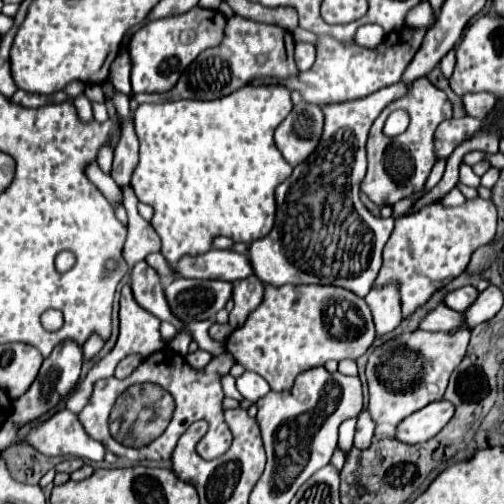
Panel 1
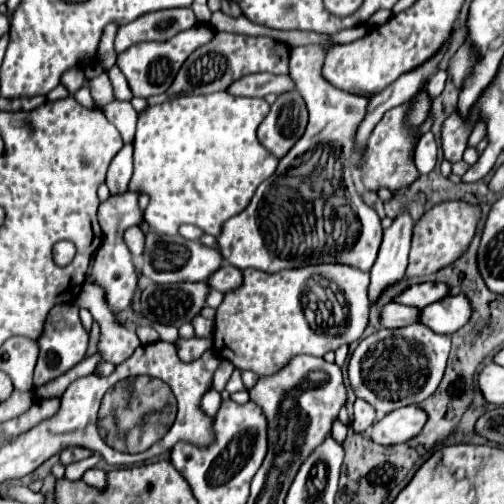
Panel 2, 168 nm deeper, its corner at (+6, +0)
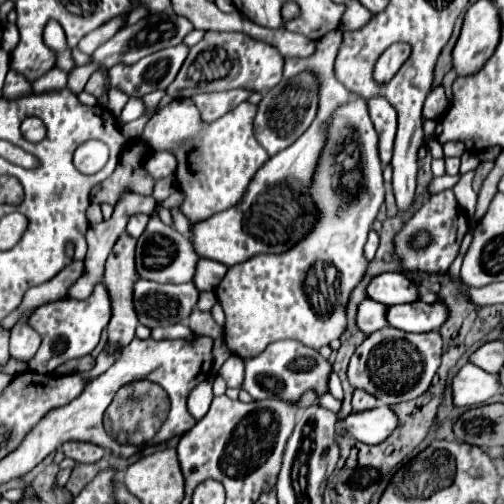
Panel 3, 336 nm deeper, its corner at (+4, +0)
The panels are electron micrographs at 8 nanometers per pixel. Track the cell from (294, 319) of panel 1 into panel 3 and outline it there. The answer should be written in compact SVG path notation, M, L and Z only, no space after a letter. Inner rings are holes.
M352 98L346 106L340 106L332 122L328 126L328 146L320 158L320 168L314 176L314 186L310 194L320 210L320 220L314 230L294 248L284 254L260 254L238 266L232 266L224 280L220 282L216 296L224 308L226 324L224 324L224 342L232 354L240 358L254 358L262 354L270 342L278 340L298 340L314 350L328 346L332 340L338 340L346 330L346 306L352 290L362 282L368 270L368 260L364 258L364 244L368 238L370 224L374 222L382 202L384 202L384 180L382 180L382 164L378 158L378 134L370 122L368 104L364 98ZM352 140L360 148L360 170L362 180L356 190L348 190L342 182L342 174L336 172L338 152L336 146Z

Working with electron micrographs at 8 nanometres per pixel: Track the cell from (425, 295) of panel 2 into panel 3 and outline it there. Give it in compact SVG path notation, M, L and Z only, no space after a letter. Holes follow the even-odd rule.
M382 274L370 282L368 298L386 306L408 304L418 300L418 284L402 274Z

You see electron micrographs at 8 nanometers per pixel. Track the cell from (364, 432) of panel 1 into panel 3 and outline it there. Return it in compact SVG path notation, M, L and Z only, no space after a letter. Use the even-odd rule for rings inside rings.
M354 390L354 396L352 396L352 410L358 412L358 410L370 410L376 406L376 398L370 396L368 392L364 390Z

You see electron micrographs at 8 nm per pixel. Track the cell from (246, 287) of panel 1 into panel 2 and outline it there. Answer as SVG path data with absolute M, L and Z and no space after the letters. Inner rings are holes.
M226 262L216 272L212 272L206 280L206 284L210 288L220 290L220 292L228 292L228 290L240 286L240 282L242 282L242 272L236 270L234 266L226 266Z

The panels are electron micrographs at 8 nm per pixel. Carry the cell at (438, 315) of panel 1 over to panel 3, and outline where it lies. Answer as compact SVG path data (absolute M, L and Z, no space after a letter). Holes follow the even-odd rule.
M366 298L360 306L358 306L358 328L366 334L372 334L376 330L382 330L388 326L386 322L386 310L388 306L382 306L380 302L372 302L372 298Z

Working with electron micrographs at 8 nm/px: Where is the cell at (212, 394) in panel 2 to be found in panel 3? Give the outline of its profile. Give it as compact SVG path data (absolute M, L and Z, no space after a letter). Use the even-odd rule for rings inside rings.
M206 380L206 382L198 384L198 386L190 392L190 396L188 396L188 412L190 412L196 420L200 420L200 418L208 412L212 398L214 398L214 394L212 394L212 382Z

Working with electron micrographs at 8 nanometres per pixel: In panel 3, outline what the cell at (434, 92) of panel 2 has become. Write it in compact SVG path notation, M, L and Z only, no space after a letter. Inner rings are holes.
M436 86L424 104L424 118L440 118L448 110L448 98L444 94L444 86Z

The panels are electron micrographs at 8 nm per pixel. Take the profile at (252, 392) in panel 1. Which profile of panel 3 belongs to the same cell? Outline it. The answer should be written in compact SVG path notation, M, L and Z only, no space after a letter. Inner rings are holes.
M230 356L222 364L218 374L226 380L228 388L240 388L242 386L242 378L244 378L244 360L238 358L238 356Z

